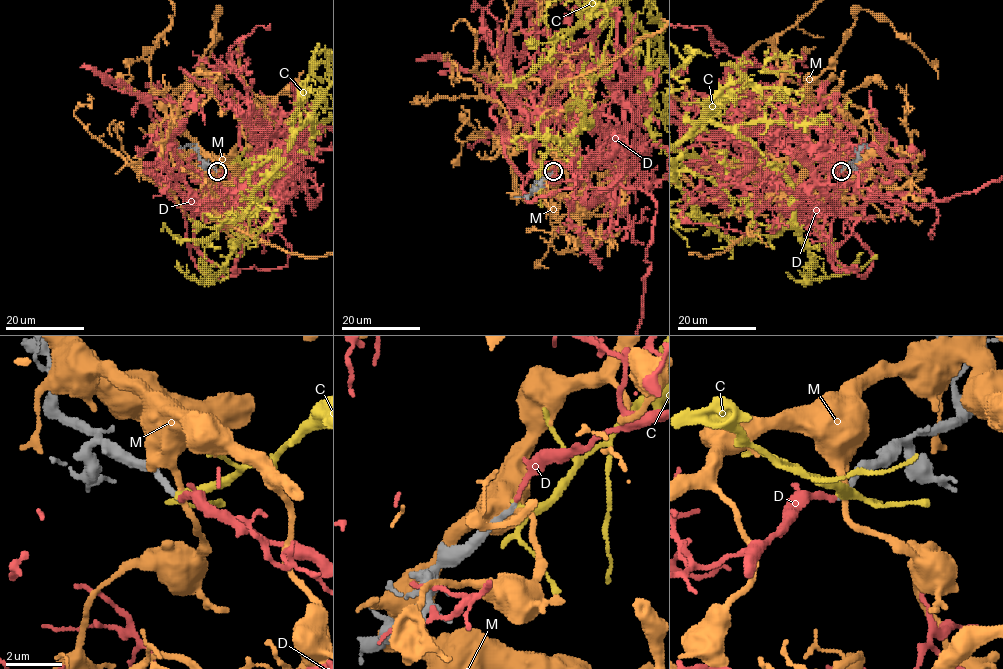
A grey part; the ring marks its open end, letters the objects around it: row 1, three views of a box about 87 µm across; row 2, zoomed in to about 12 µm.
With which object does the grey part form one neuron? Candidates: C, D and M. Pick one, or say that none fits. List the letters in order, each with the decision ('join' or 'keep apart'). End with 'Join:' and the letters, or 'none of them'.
C: keep apart
D: join
M: keep apart
Join: D

